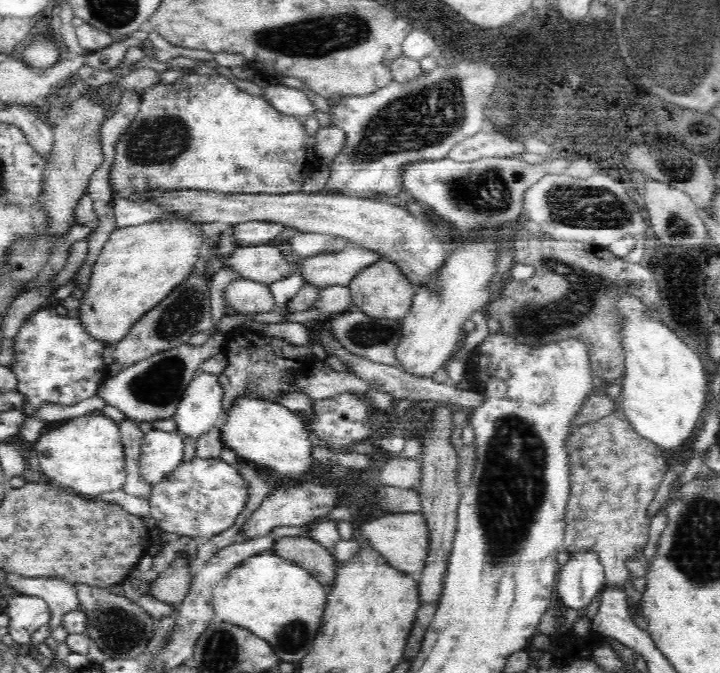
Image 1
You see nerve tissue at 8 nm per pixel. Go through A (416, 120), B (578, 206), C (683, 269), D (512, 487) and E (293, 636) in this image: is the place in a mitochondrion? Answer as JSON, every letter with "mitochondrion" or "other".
{"A":"mitochondrion","B":"mitochondrion","C":"mitochondrion","D":"mitochondrion","E":"mitochondrion"}

